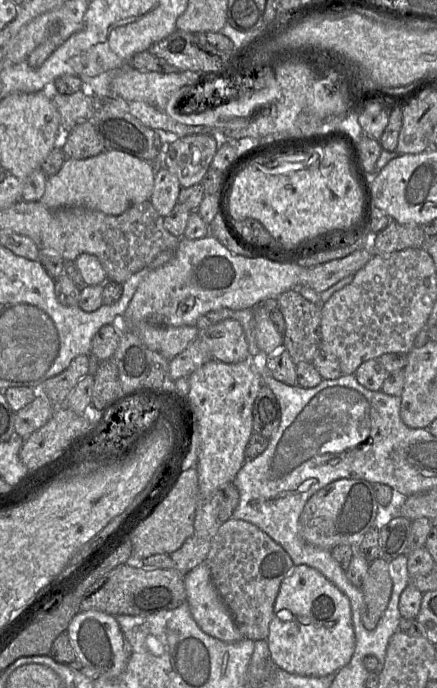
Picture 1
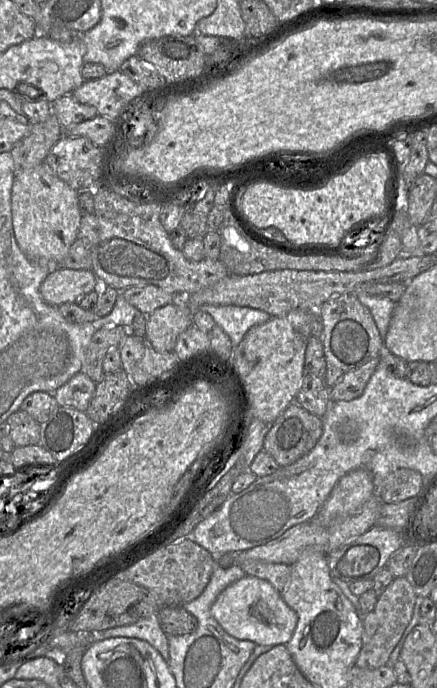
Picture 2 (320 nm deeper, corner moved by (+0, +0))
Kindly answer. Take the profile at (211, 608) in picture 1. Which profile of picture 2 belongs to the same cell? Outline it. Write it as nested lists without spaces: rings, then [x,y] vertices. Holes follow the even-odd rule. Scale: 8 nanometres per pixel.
[[[250,575],[224,589],[212,605],[211,614],[229,635],[263,646],[286,645],[298,622],[297,613],[285,603],[282,594],[270,582]]]

